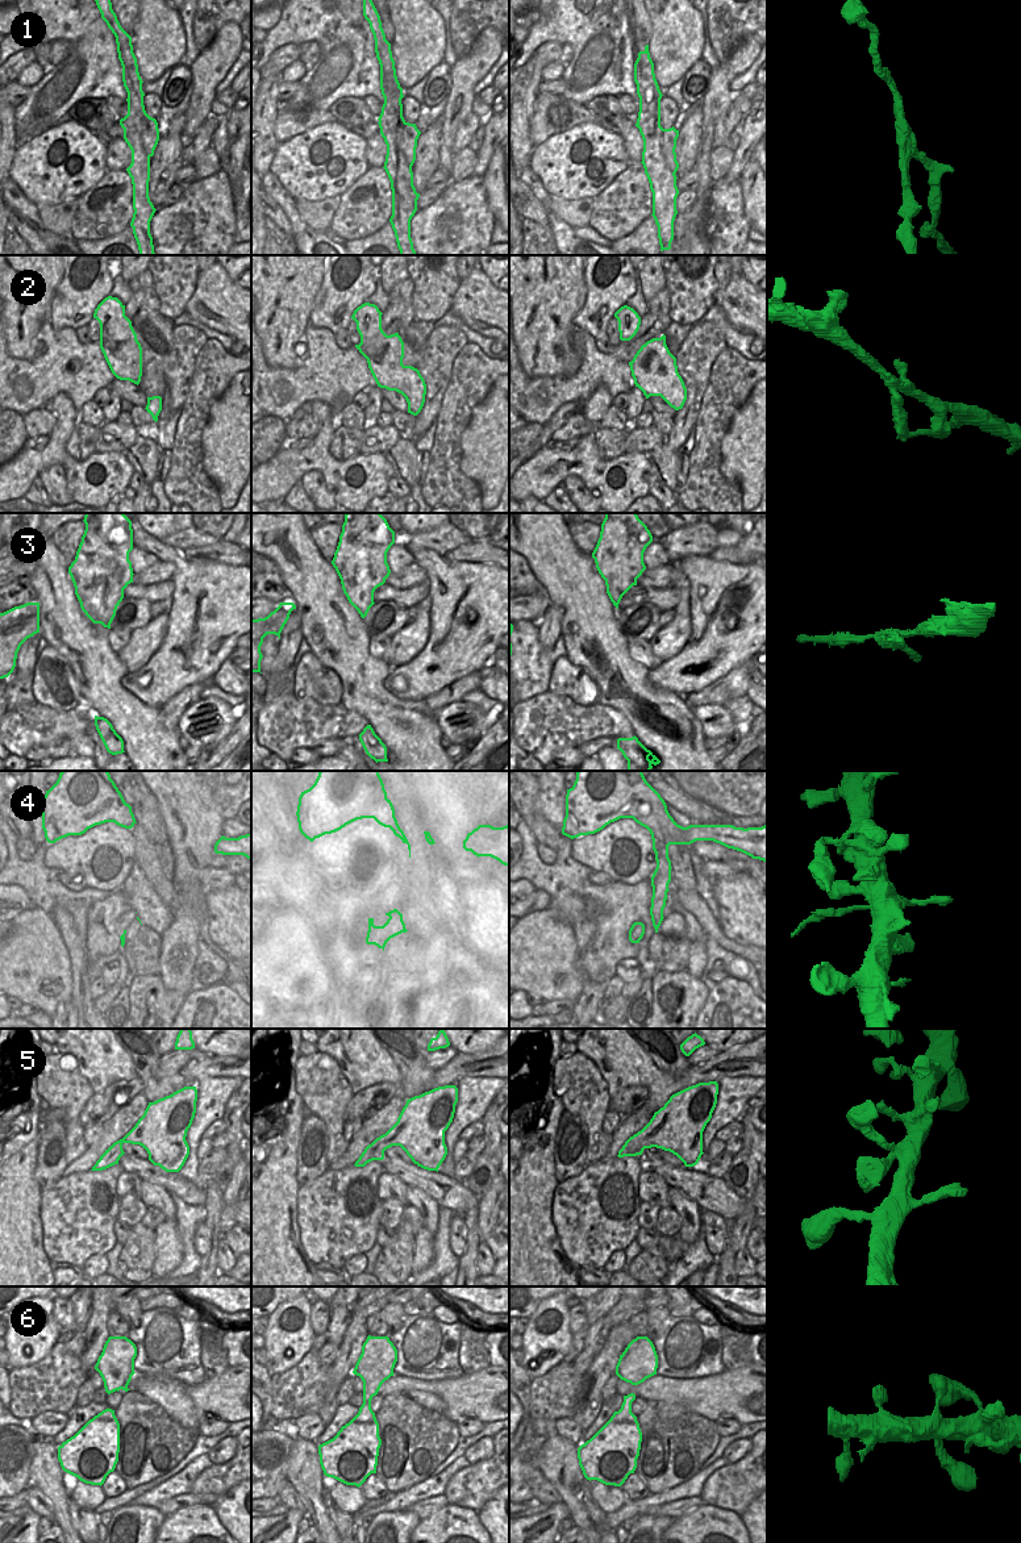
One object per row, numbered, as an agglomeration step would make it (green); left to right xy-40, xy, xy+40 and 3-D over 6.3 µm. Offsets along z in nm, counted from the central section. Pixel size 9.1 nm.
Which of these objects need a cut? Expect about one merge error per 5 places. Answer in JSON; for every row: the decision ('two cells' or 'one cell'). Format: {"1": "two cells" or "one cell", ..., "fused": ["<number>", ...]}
{"1": "two cells", "2": "one cell", "3": "two cells", "4": "two cells", "5": "one cell", "6": "one cell", "fused": ["1", "3", "4"]}

